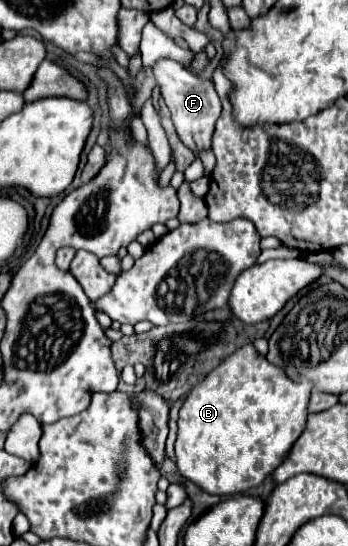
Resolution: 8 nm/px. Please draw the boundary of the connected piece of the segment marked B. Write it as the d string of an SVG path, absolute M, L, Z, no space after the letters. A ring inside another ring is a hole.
M245 345L229 355L217 369L213 369L191 393L179 409L175 455L177 469L209 495L233 495L259 487L289 455L293 443L305 429L307 403L311 383L291 381L279 367L257 355L253 345Z

